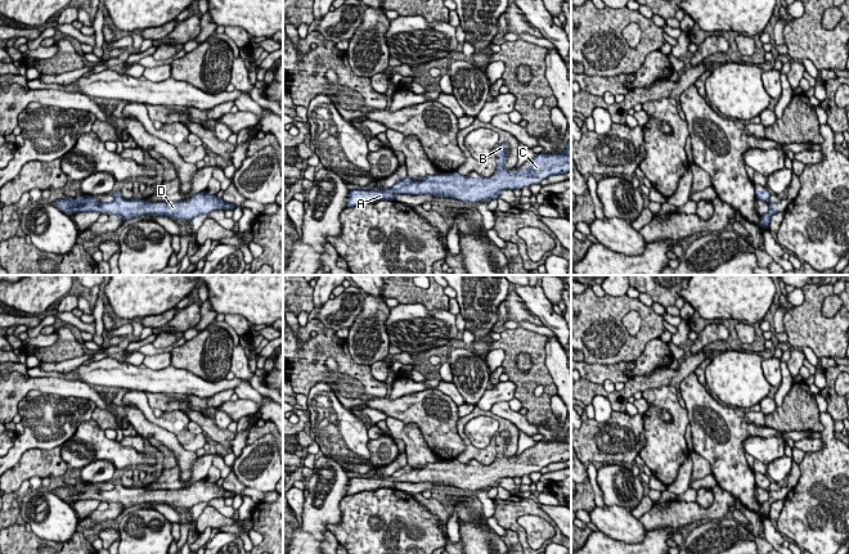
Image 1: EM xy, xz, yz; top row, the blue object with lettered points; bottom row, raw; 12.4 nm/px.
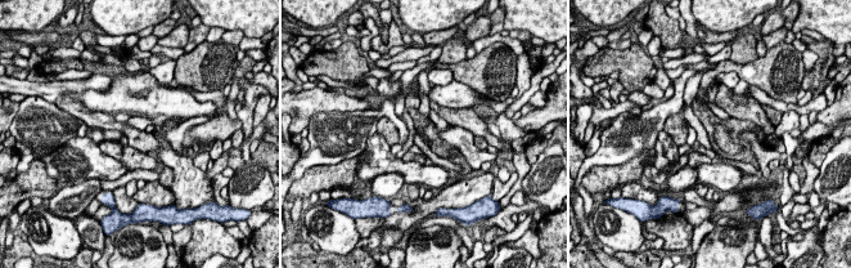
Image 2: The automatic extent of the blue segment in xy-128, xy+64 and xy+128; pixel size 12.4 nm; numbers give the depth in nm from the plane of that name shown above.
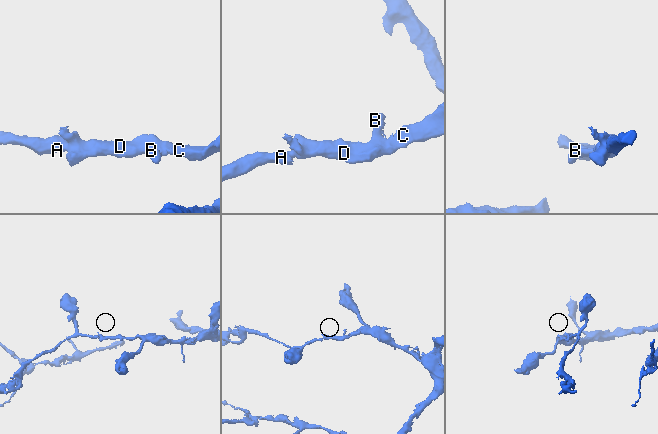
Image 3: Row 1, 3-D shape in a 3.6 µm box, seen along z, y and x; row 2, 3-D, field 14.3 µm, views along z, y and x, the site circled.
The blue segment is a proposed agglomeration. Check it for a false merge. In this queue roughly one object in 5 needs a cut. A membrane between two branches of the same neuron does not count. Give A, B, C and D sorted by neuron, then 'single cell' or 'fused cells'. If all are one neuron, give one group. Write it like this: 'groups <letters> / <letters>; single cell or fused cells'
groups A B C D; single cell

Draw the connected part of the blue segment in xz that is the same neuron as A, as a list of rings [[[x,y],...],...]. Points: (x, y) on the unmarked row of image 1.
[[[571,428],[562,441],[536,442],[527,449],[525,456],[518,460],[504,458],[508,432],[498,432],[498,455],[490,465],[463,464],[457,459],[452,461],[428,463],[422,468],[413,468],[408,463],[397,469],[391,477],[386,478],[350,478],[347,495],[361,491],[374,491],[378,488],[394,488],[395,482],[431,482],[440,486],[453,486],[468,491],[479,491],[485,487],[498,487],[502,478],[529,476],[540,472],[543,467],[552,463],[567,461],[571,459]]]

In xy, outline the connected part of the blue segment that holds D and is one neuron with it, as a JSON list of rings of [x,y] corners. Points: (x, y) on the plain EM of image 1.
[[[116,477],[114,487],[111,491],[100,491],[94,485],[85,483],[80,488],[73,488],[68,485],[58,487],[55,495],[66,503],[78,500],[99,500],[107,503],[118,503],[122,509],[129,509],[138,504],[166,504],[172,508],[190,509],[199,503],[210,503],[216,497],[234,497],[234,491],[228,491],[219,487],[216,483],[208,482],[206,478],[194,482],[188,488],[180,490],[148,490],[143,487],[123,487]]]

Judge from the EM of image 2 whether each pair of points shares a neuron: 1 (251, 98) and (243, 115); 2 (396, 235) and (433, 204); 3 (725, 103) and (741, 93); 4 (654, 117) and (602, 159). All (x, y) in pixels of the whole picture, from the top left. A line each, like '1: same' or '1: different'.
1: same
2: different
3: different
4: same

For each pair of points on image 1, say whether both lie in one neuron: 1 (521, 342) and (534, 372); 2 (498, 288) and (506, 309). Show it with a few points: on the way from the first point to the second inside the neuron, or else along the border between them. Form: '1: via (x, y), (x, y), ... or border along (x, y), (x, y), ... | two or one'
1: via (529, 348), (535, 355), (535, 364) | one
2: border along (510, 291), (498, 305), (498, 320) | two

